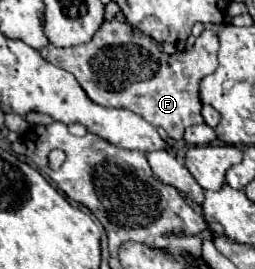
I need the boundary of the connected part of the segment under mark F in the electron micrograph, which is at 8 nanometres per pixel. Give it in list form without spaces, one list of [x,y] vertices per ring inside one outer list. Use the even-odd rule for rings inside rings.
[[[114,19],[104,21],[90,43],[68,49],[46,45],[40,55],[52,65],[72,73],[94,103],[102,107],[122,107],[134,111],[150,125],[166,129],[172,139],[180,141],[190,125],[204,123],[198,87],[200,81],[218,67],[216,53],[219,47],[218,35],[212,29],[206,29],[195,40],[192,51],[184,51],[180,55],[166,55],[162,53],[158,41],[142,35],[128,23],[120,23]],[[108,49],[118,49],[118,53],[108,55]]]

